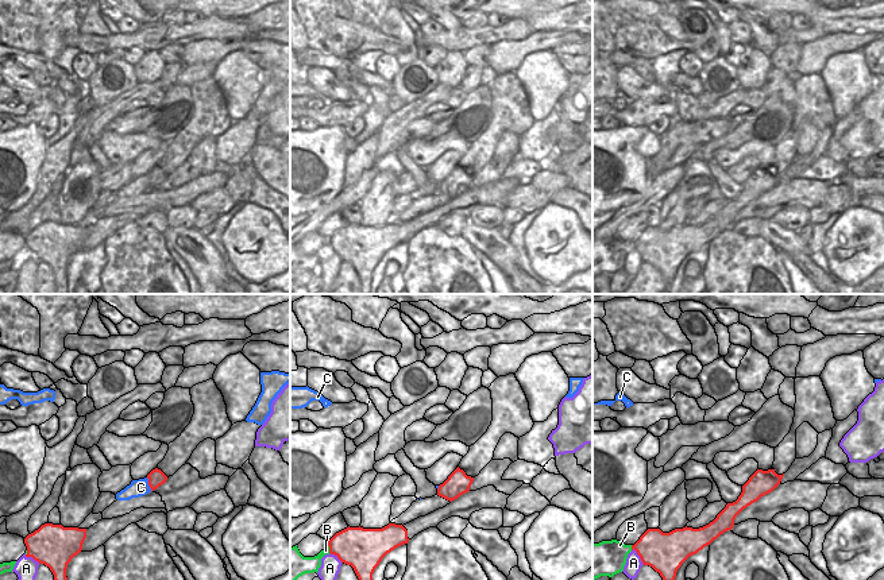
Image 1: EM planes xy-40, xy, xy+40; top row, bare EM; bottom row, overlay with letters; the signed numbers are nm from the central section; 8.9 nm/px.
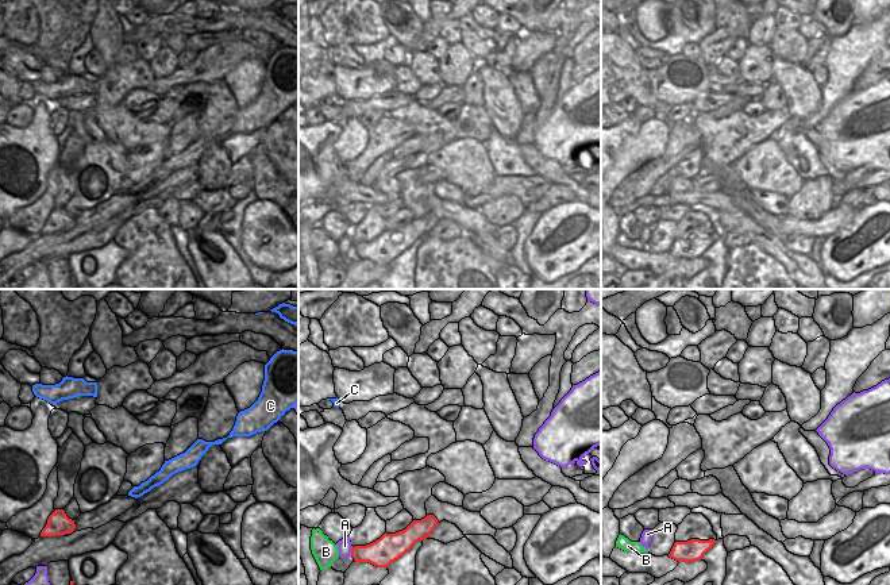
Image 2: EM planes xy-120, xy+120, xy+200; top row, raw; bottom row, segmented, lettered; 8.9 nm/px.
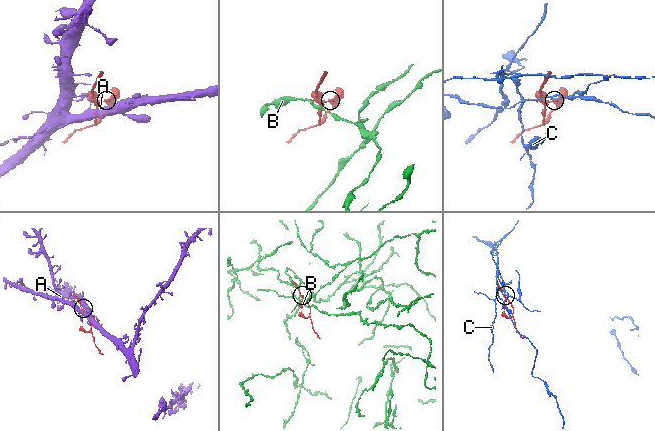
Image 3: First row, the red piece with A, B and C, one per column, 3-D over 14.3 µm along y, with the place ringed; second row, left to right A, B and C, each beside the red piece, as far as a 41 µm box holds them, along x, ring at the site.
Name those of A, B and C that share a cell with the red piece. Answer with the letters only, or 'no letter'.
no letter

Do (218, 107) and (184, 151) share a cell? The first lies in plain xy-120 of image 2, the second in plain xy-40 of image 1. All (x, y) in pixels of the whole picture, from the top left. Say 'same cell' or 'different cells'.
same cell

